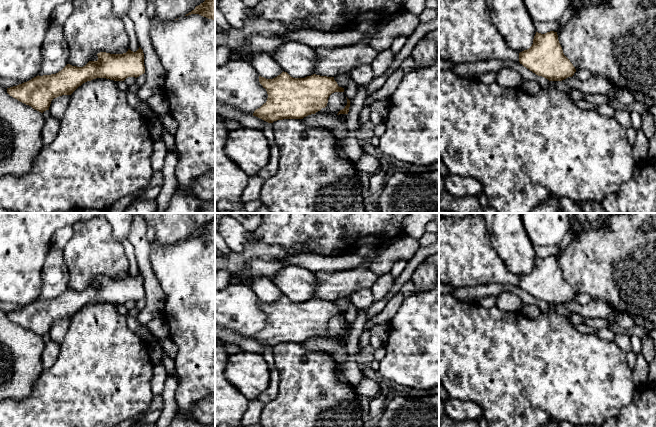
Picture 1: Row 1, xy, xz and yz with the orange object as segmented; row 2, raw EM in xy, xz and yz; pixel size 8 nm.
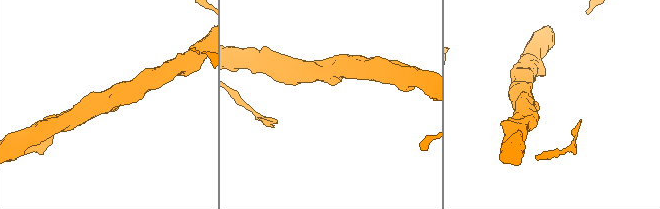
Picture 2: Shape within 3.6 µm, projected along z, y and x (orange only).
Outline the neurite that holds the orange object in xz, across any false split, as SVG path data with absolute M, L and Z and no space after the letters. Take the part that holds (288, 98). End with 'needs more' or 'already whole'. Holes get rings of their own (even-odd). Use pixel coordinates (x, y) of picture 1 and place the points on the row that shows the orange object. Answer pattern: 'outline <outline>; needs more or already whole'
outline M283 71L273 79L259 76L259 82L266 89L268 98L254 111L253 116L268 123L283 119L303 119L325 108L332 93L344 92L334 77L316 74L293 78Z; already whole

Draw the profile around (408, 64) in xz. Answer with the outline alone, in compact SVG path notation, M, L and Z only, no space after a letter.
M412 55L409 56L408 58L406 58L401 64L401 68L402 68L404 75L407 74L408 72L410 72L412 70L416 70L420 67L421 66L417 65L416 62L414 61Z

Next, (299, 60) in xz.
M286 41L274 56L282 70L293 78L313 75L317 58L316 48L296 41Z

